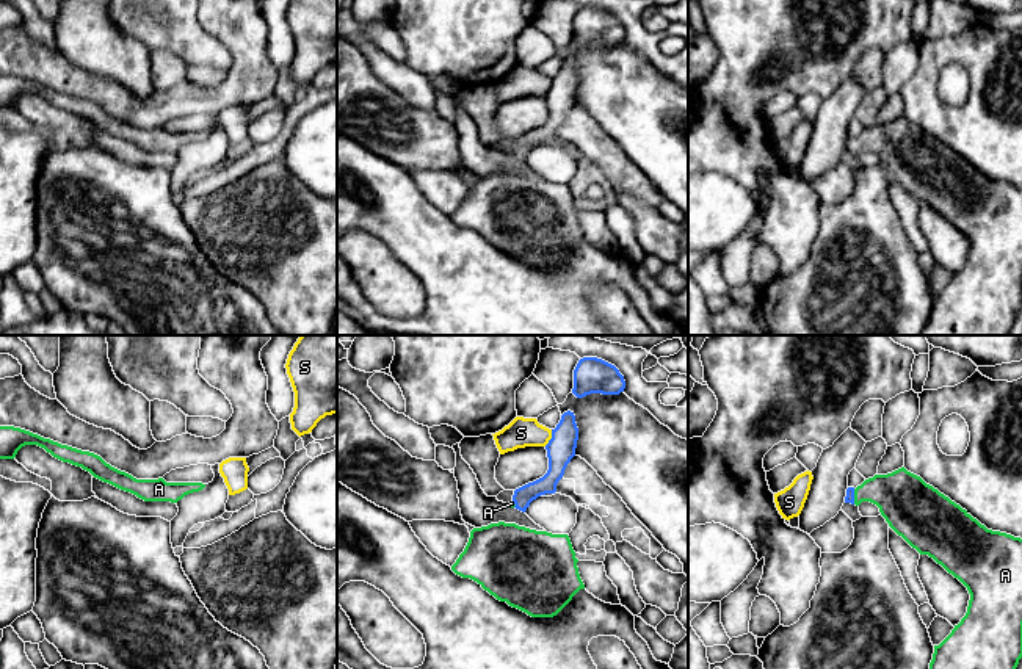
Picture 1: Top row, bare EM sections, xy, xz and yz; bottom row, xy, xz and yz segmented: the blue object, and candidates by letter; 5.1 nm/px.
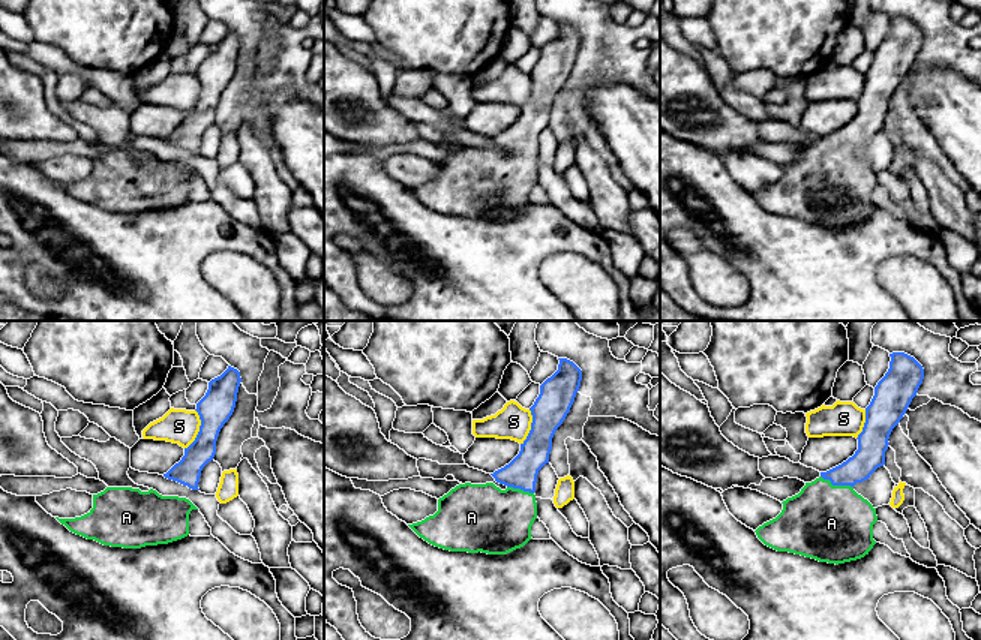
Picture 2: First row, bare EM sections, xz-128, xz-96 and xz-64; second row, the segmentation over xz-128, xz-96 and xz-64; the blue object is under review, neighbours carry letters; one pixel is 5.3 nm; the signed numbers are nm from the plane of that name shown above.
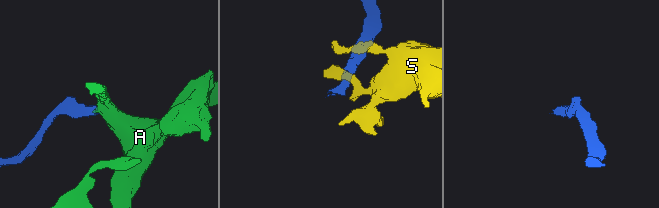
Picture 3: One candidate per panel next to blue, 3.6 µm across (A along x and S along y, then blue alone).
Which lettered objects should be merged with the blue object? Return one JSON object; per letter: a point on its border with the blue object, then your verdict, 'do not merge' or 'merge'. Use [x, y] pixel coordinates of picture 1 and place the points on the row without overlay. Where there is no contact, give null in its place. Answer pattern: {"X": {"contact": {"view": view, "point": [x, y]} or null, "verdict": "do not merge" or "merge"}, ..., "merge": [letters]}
{"A": {"contact": {"view": "yz", "point": [853, 146]}, "verdict": "merge"}, "S": {"contact": {"view": "xz", "point": [552, 86]}, "verdict": "do not merge"}, "merge": ["A"]}

